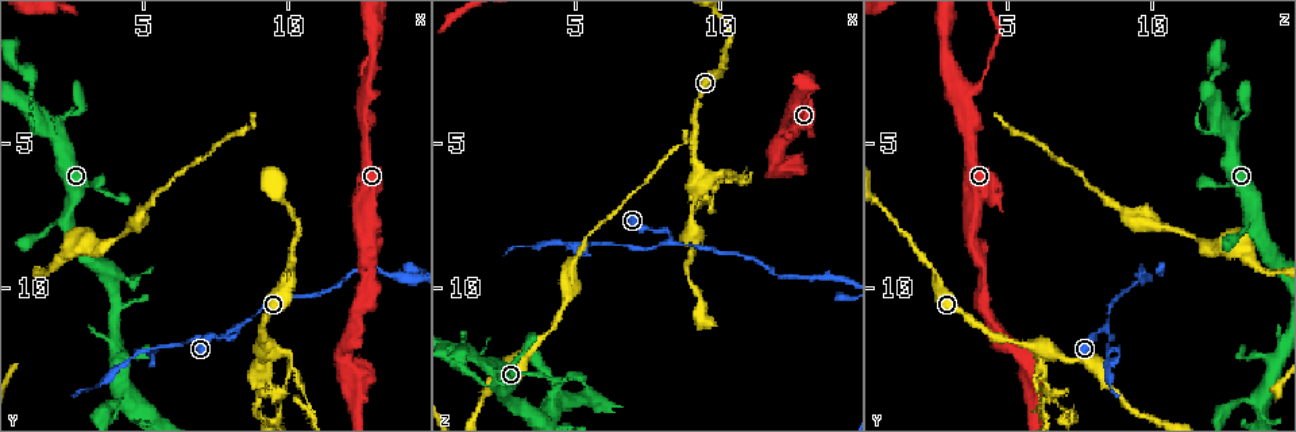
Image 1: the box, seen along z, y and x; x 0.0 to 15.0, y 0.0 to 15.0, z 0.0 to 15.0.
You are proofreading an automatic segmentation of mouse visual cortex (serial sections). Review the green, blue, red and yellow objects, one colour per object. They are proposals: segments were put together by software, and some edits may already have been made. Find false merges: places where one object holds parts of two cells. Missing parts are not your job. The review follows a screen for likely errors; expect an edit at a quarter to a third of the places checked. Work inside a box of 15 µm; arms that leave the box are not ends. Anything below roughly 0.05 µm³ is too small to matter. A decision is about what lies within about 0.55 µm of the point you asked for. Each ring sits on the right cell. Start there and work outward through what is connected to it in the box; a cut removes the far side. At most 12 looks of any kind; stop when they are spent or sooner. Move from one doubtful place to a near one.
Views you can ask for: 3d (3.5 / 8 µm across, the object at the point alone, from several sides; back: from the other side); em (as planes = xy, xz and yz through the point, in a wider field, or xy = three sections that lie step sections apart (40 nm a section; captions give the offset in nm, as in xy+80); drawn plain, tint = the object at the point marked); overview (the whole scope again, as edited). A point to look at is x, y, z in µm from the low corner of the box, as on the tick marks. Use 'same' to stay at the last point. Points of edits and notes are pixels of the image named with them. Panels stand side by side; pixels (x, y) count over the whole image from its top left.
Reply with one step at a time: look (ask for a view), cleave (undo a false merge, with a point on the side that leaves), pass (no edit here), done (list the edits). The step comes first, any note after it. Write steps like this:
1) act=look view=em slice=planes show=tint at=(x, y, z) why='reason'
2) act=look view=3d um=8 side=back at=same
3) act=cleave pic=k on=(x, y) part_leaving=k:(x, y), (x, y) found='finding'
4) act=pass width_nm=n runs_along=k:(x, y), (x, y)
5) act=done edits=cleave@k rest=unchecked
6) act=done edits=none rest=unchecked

act=look view=3d um=3.5 at=(1.2, 3.8, 11.7) why='a narrow waist'

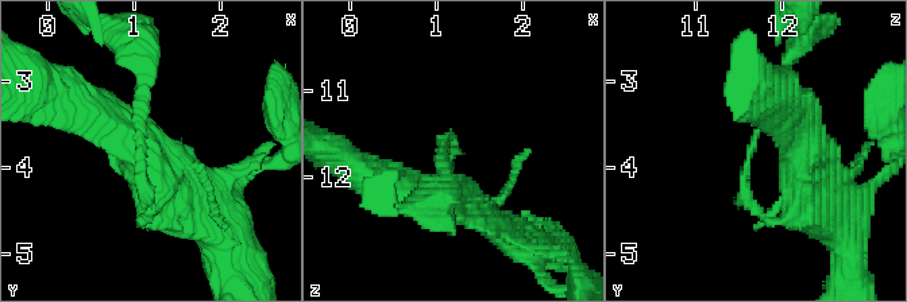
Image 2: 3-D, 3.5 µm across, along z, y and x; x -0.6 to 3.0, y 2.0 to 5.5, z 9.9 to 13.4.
act=look view=em slice=xy step=1 show=tint at=(1.15, 3.90, 11.60) arm_widths_nm=100,150 why='now the EM'

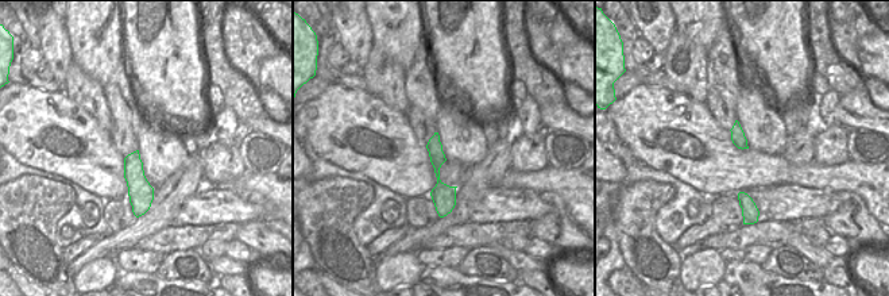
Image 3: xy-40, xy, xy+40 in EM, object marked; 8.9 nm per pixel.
act=pass width_nm=140 runs_along=2:(145, 219), (145, 77) found='one cell here'

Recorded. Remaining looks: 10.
act=look view=em slice=xy step=1 show=tint at=(10.2, 9.5, 2.4) why='thin neck'

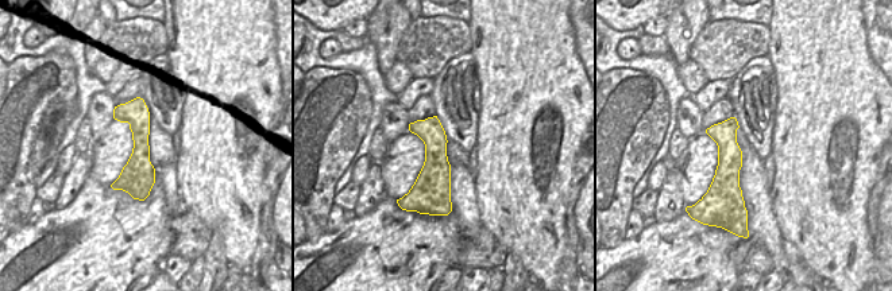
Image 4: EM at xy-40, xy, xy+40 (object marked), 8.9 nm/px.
act=look view=3d um=3.5 side=back at=same

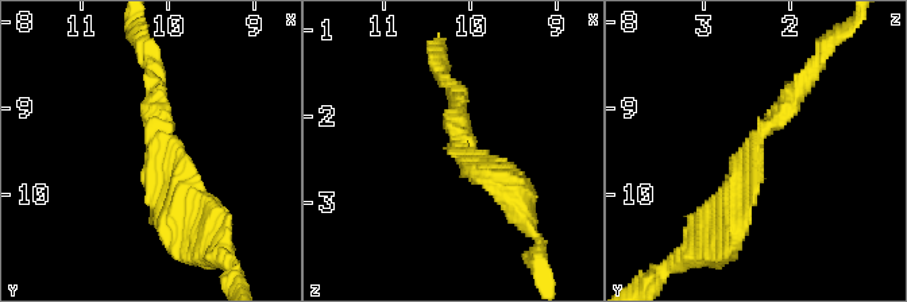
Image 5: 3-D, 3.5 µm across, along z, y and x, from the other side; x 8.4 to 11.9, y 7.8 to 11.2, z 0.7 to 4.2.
act=pass arm_widths_nm=200,350 found='one cell here'

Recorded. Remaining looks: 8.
act=look view=3d um=3.5 at=(12.6, 2.7, 4.2) why='thick turns thin'

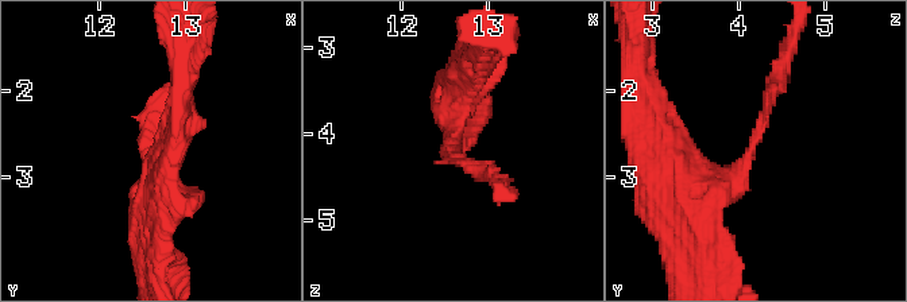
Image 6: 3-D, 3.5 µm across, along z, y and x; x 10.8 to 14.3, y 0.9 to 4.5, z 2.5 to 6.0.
act=look view=em slice=xy step=3 show=tint at=(12.55, 2.80, 4.15) why='shape alone is not enough'

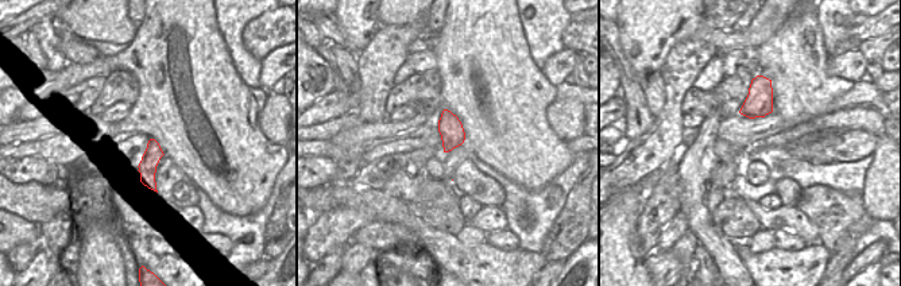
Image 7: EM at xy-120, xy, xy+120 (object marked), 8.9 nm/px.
act=pass arm_widths_nm=150,350 found='continuous, no second cell'

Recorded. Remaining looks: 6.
act=look view=3d um=8 at=(8.3, 11.3, 8.3) why='sharp bend'

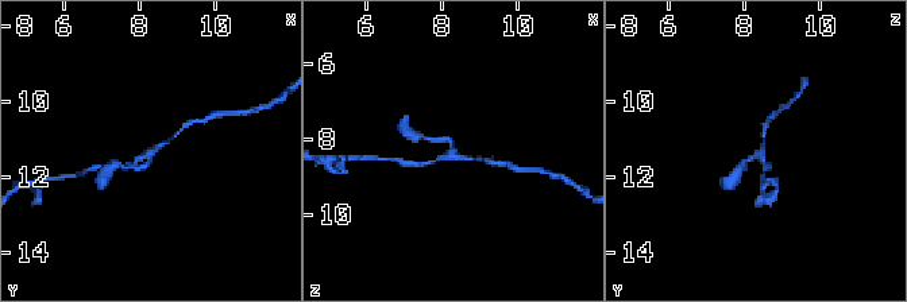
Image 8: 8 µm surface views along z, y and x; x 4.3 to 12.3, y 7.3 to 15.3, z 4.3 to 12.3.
act=look view=3d um=3.5 at=(8.2, 11.4, 8.3)

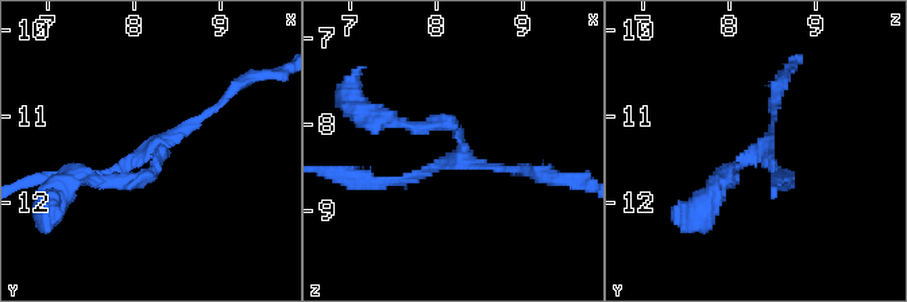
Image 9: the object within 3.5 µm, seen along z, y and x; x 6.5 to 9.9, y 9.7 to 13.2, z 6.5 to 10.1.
act=look view=em slice=xy step=1 show=tint at=(8.25, 11.40, 8.30) arms=3 arm_widths_nm=100,150,150

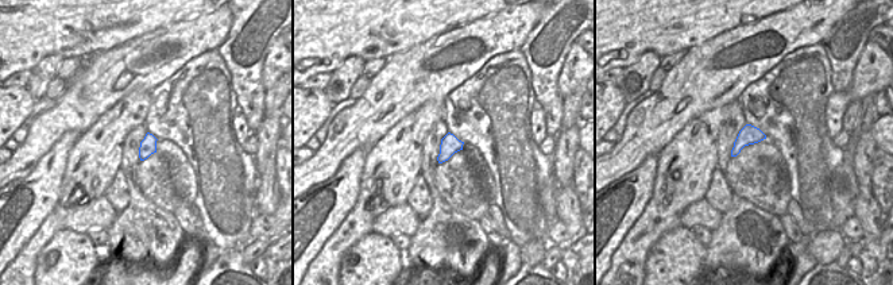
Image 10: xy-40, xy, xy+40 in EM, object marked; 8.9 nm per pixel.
act=pass found='one cell here'

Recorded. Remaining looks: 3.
act=look view=3d um=3.5 at=(10.0, 13.5, 6.3) why='thick turns thin'

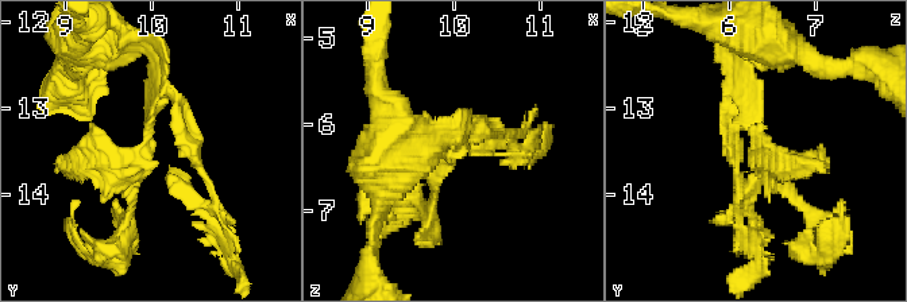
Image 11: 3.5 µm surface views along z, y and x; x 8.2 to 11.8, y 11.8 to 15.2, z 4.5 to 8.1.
act=look view=em slice=xy step=1 show=tint at=(9.95, 13.40, 6.30) why='need the tissue'

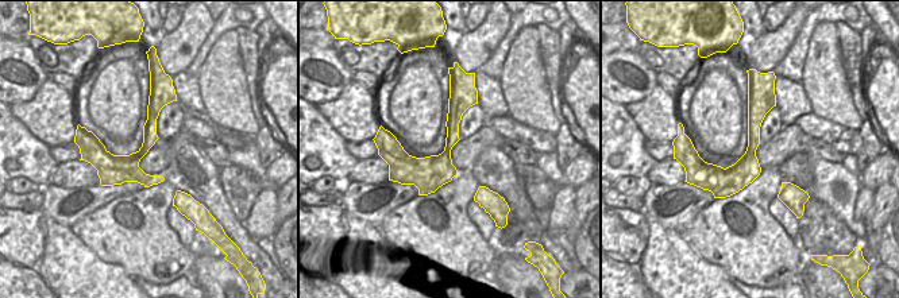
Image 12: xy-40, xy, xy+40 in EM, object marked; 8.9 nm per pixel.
act=look view=em slice=xy step=2 show=tint at=same why='another direction'

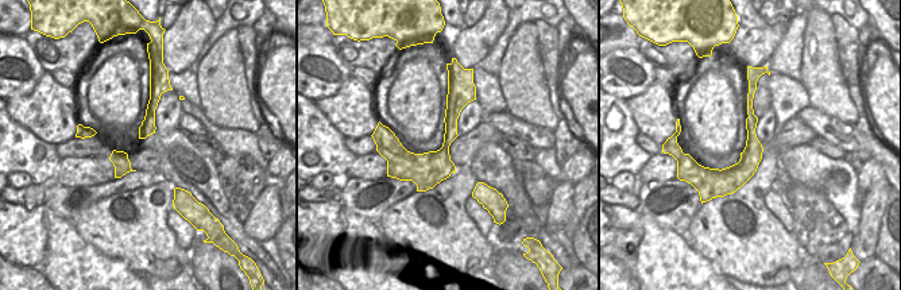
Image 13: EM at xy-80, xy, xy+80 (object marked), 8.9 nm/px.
act=pass runs_along=11:(745, 57), (759, 163), (807, 209) found='one cell here'

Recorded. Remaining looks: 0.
act=done edits=none rest=unchecked

